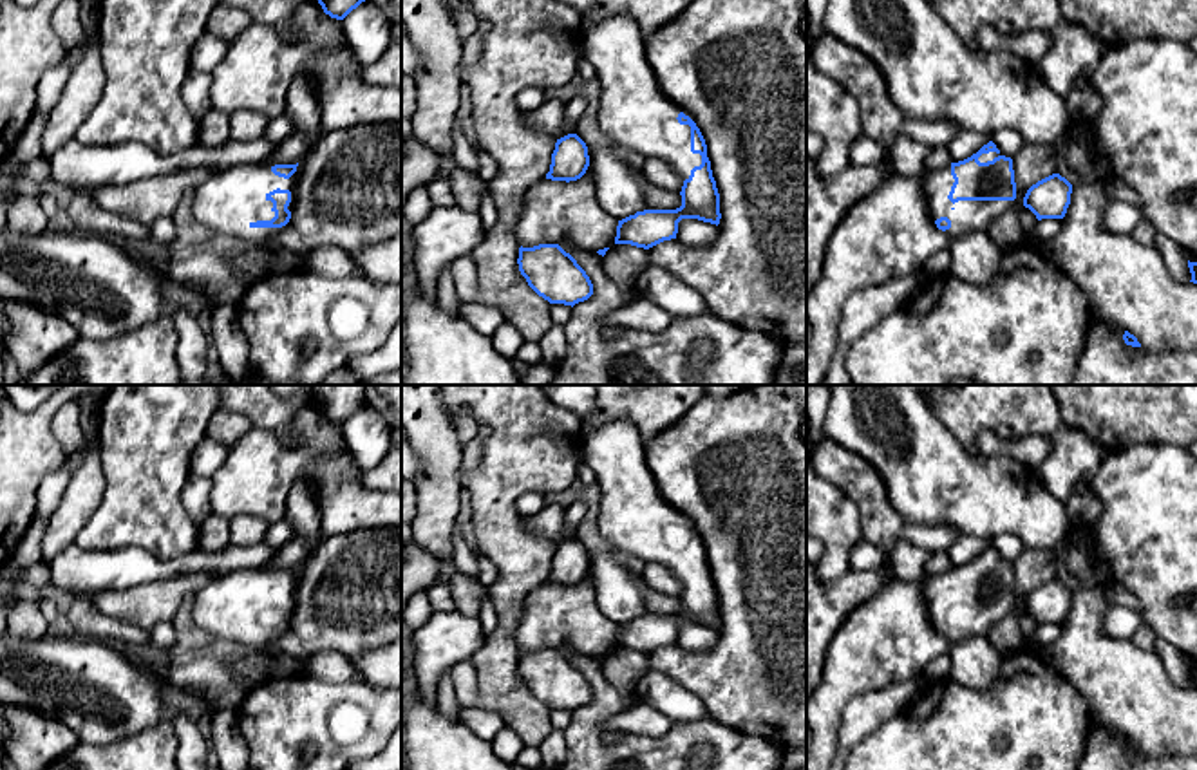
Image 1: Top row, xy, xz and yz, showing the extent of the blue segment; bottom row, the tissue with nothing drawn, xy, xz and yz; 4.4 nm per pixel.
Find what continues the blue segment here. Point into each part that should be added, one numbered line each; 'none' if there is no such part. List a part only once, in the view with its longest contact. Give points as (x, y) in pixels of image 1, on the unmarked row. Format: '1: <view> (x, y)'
1: xy (230, 604)

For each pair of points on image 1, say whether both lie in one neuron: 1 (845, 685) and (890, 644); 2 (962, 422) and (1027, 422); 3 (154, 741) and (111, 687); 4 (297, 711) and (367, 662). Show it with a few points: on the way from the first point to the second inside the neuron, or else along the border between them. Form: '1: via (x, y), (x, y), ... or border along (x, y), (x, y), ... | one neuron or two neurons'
1: via (856, 675), (879, 651) | one neuron
2: via (979, 414), (1011, 414) | one neuron
3: border along (169, 720), (105, 745) | two neurons
4: border along (360, 682), (382, 691) | two neurons

